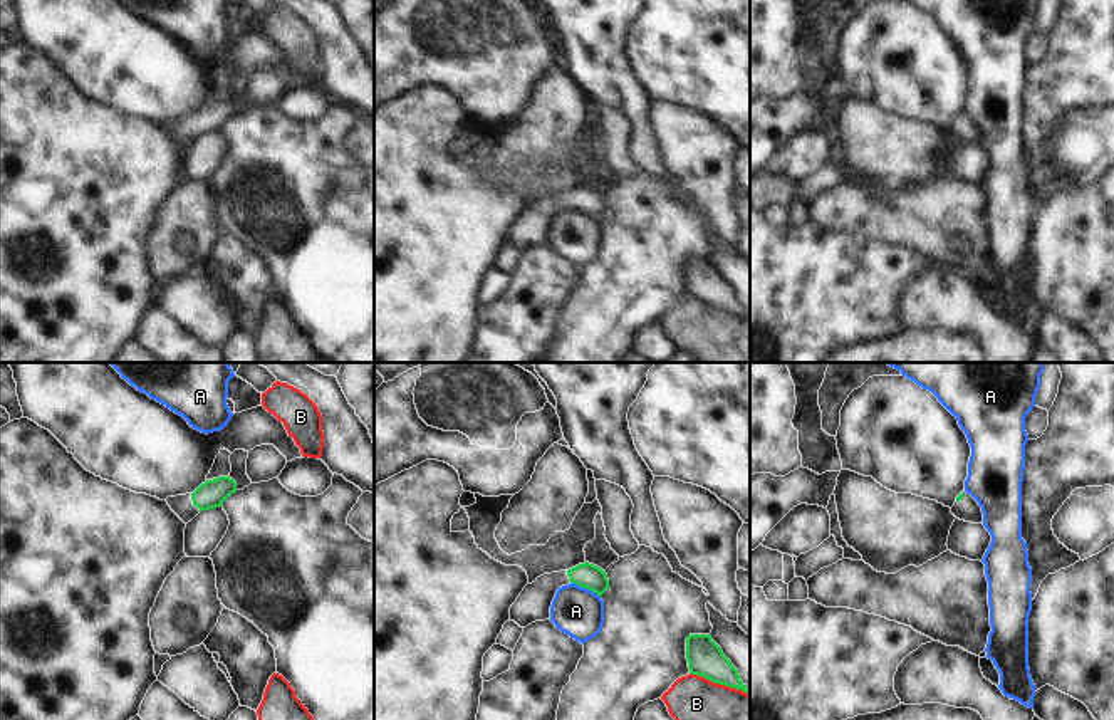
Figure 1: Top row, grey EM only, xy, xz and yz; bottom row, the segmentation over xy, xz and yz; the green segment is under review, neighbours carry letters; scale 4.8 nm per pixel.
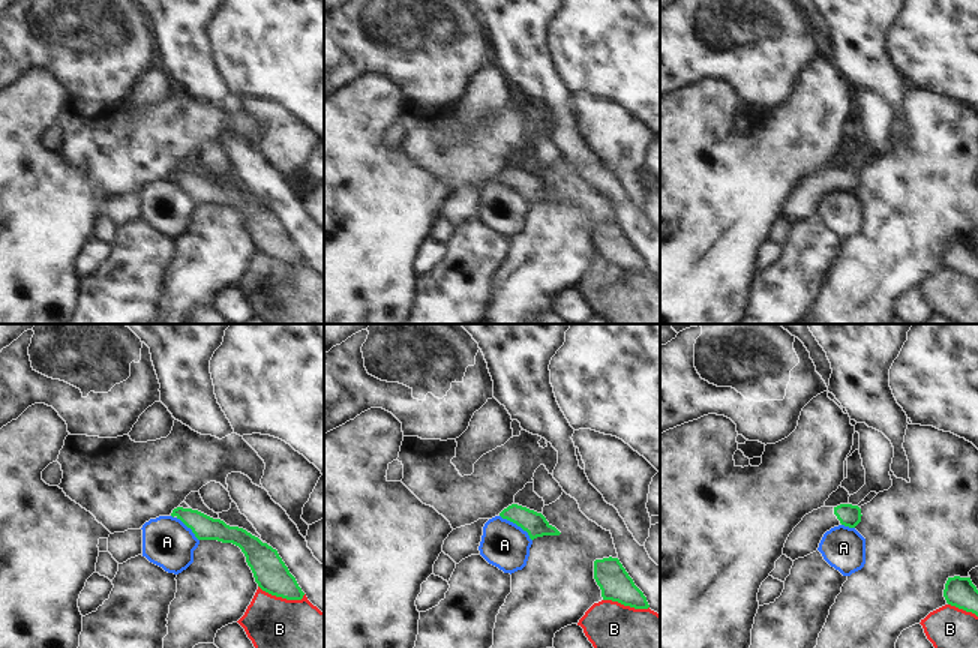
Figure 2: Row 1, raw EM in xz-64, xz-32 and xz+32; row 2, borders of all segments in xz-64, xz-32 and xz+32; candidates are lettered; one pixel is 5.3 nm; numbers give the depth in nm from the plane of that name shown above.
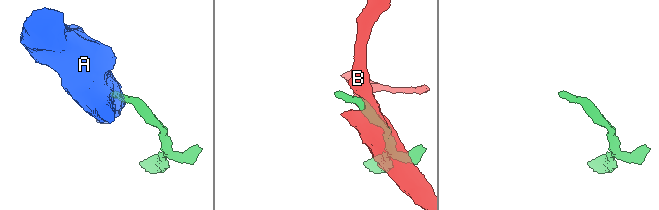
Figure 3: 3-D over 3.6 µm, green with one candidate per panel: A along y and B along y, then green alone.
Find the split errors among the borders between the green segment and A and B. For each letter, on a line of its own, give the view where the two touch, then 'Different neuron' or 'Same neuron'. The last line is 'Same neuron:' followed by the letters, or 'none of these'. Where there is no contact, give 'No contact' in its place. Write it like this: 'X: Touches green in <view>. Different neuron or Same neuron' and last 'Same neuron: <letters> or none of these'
A: Touches green in xz. Different neuron
B: Touches green in xz. Different neuron
Same neuron: none of these.

